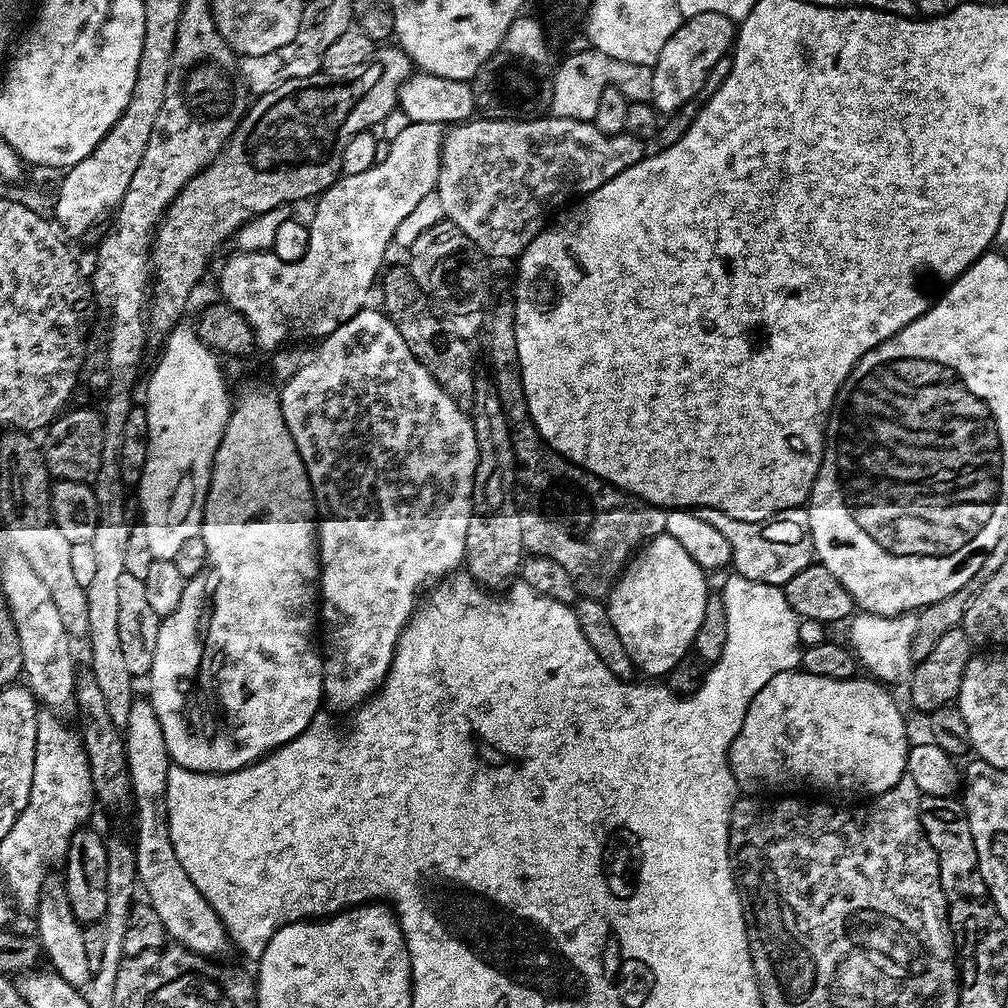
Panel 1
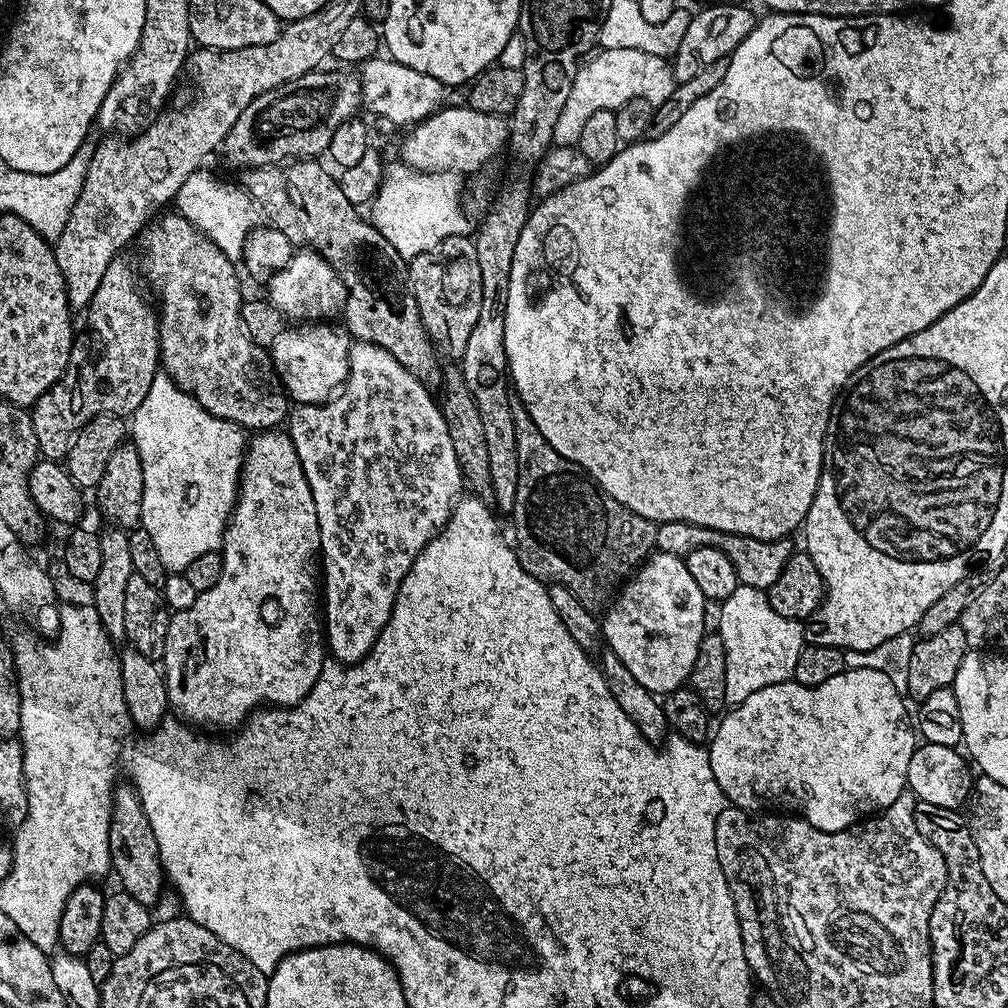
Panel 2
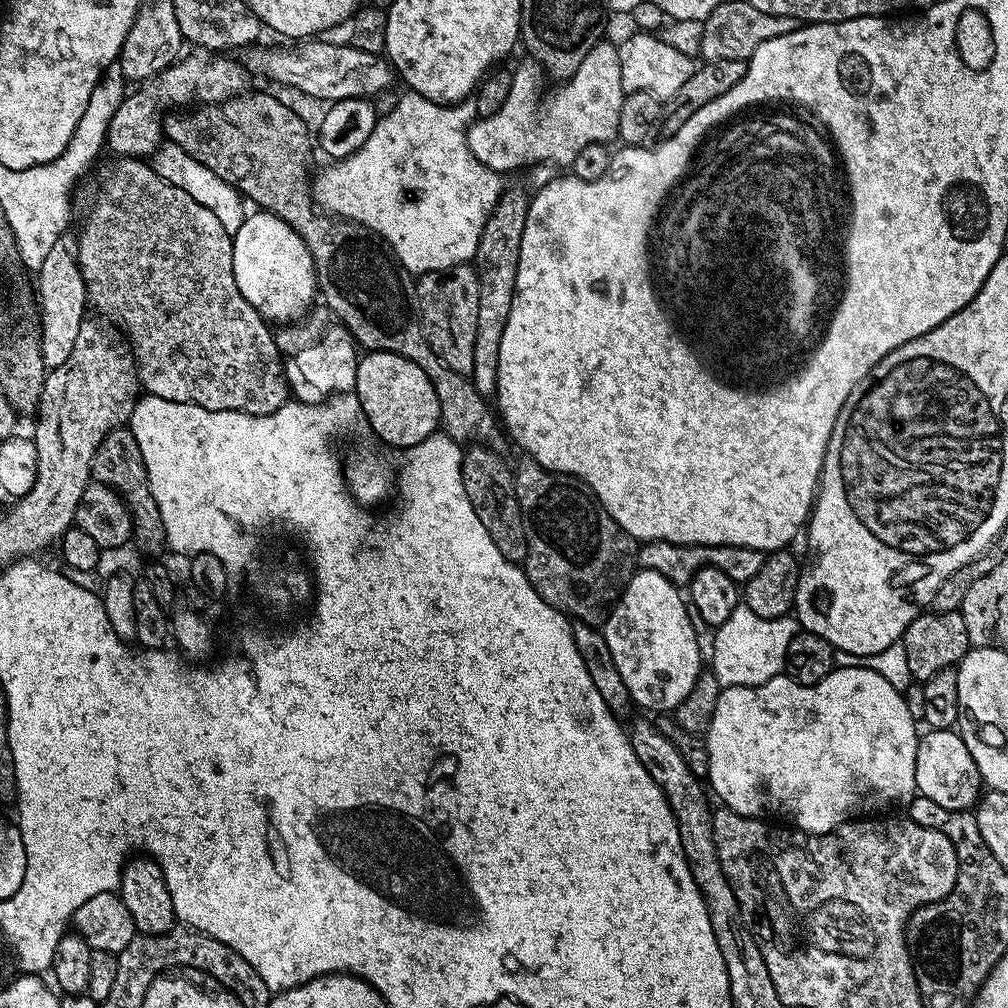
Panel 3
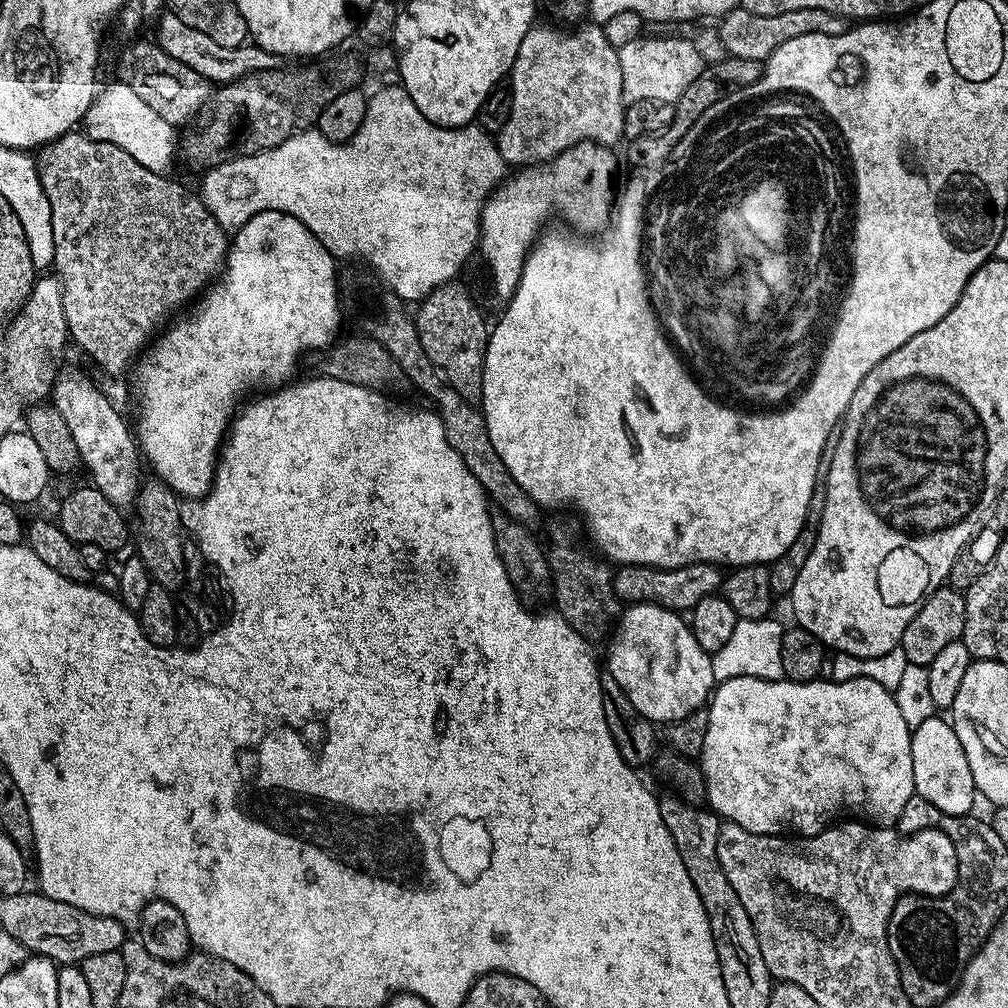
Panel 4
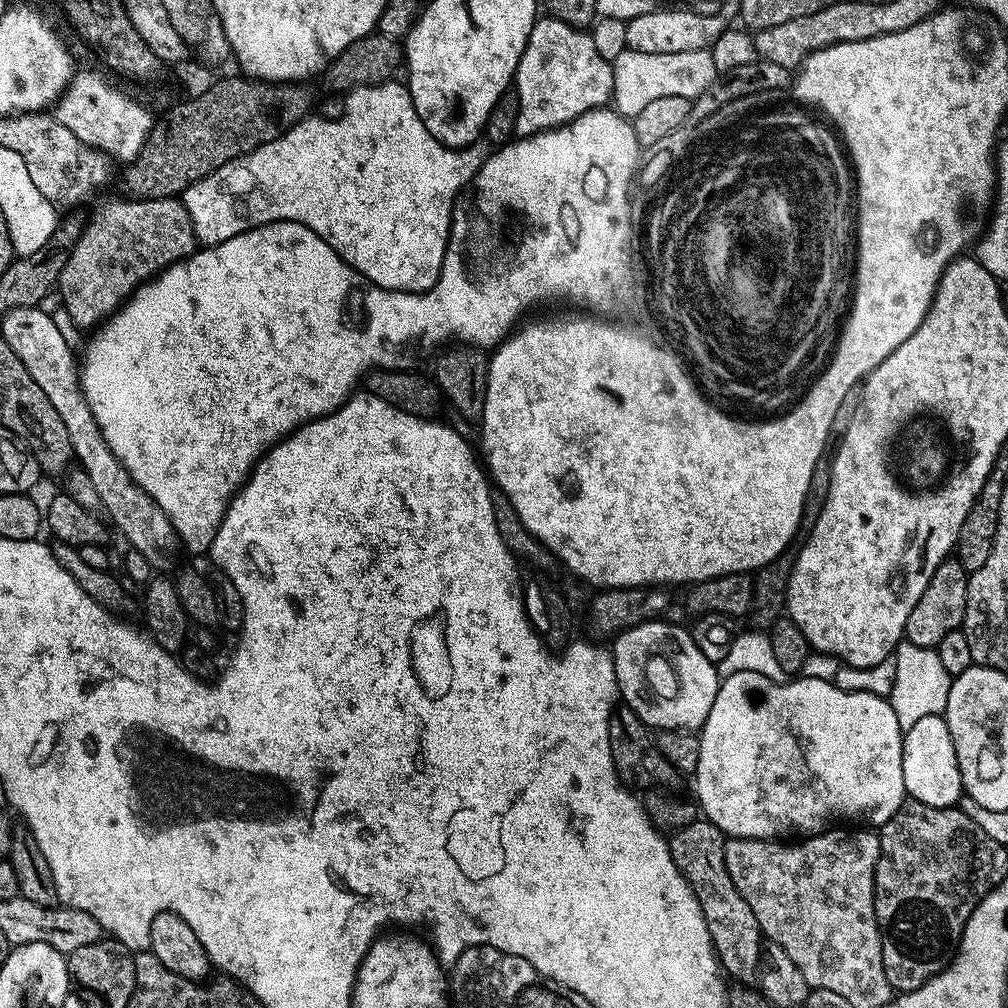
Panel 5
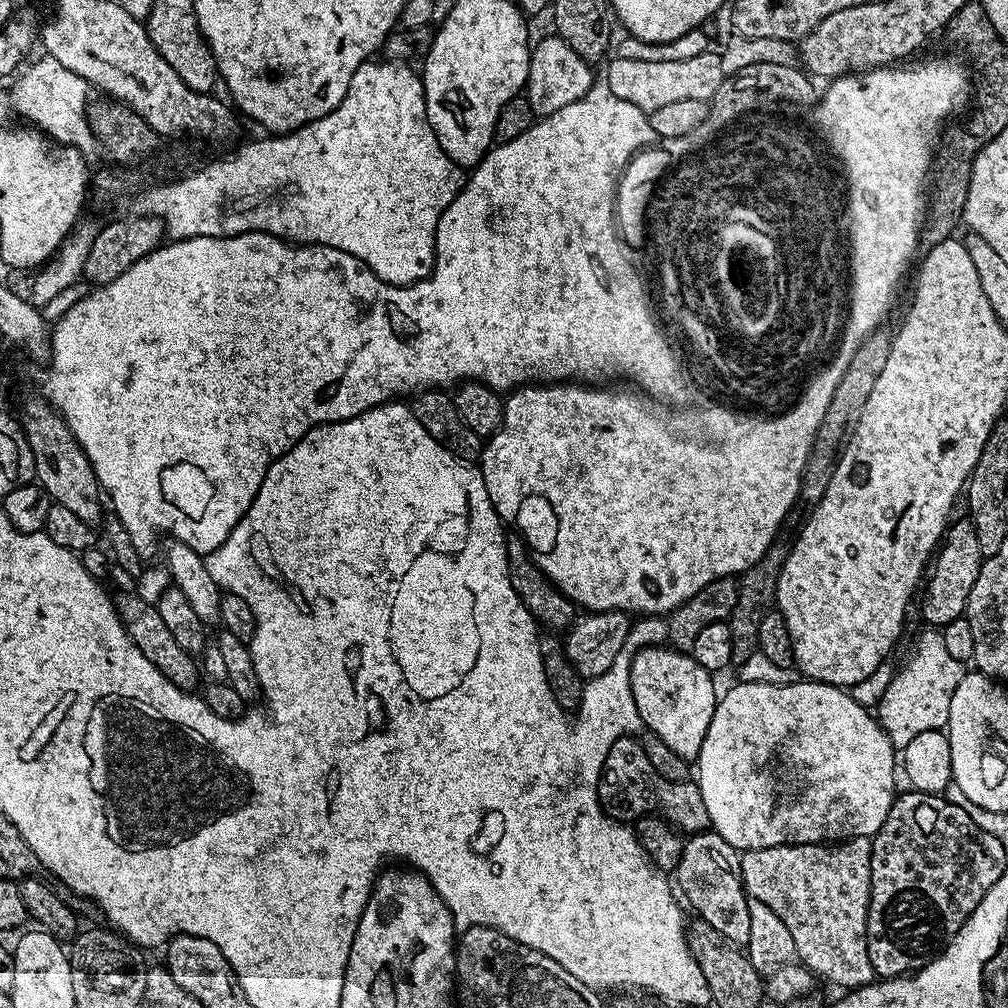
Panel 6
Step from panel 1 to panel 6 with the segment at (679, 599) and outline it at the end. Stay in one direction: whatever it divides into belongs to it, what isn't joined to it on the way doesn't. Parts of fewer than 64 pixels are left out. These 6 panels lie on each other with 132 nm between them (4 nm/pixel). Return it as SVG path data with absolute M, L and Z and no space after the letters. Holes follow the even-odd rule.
M671 646L642 648L632 658L630 686L641 725L689 762L699 757L706 730L710 730L710 718L714 718L718 691L712 680L715 680L713 673L698 666L692 655L677 652Z

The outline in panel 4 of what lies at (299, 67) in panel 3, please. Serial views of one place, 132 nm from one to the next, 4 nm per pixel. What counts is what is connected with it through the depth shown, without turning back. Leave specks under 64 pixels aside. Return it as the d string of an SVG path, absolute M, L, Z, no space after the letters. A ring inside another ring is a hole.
M171 10L161 12L155 24L154 40L160 45L161 50L170 54L170 58L178 58L178 62L190 66L190 70L198 70L198 74L202 74L207 80L227 82L242 78L250 72L266 72L277 67L278 58L273 52L255 46L239 48L221 46L219 42L214 42L214 38L202 34L202 30L194 30L194 26L186 26L186 22L182 22L182 18L178 18Z

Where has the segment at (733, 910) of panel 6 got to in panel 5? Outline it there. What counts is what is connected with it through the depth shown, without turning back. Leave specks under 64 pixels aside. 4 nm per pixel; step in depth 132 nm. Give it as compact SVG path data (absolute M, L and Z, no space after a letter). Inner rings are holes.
M697 818L690 826L671 833L668 848L672 851L678 870L686 878L702 906L702 914L710 930L712 948L721 969L729 977L732 975L737 985L752 986L756 984L756 971L760 965L762 933L754 918L754 910L746 906L746 898L738 894L738 886L734 886L734 878L730 878L730 870L726 870L725 839L718 826L714 826L706 818Z

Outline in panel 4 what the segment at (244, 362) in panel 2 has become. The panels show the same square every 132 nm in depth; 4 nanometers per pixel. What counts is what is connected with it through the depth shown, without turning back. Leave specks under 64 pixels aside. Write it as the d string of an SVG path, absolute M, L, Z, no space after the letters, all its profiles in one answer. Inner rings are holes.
M73 130L43 145L35 157L36 170L40 173L40 185L50 202L50 214L54 226L54 265L55 275L60 277L62 286L62 306L66 310L66 322L71 343L77 344L98 367L112 376L120 376L131 369L139 360L150 341L183 309L191 305L200 293L221 275L228 259L230 247L229 233L224 233L225 225L216 220L205 206L203 199L195 191L187 192L176 180L168 180L167 175L160 175L148 170L134 158L112 145L110 141L92 141L83 131Z

